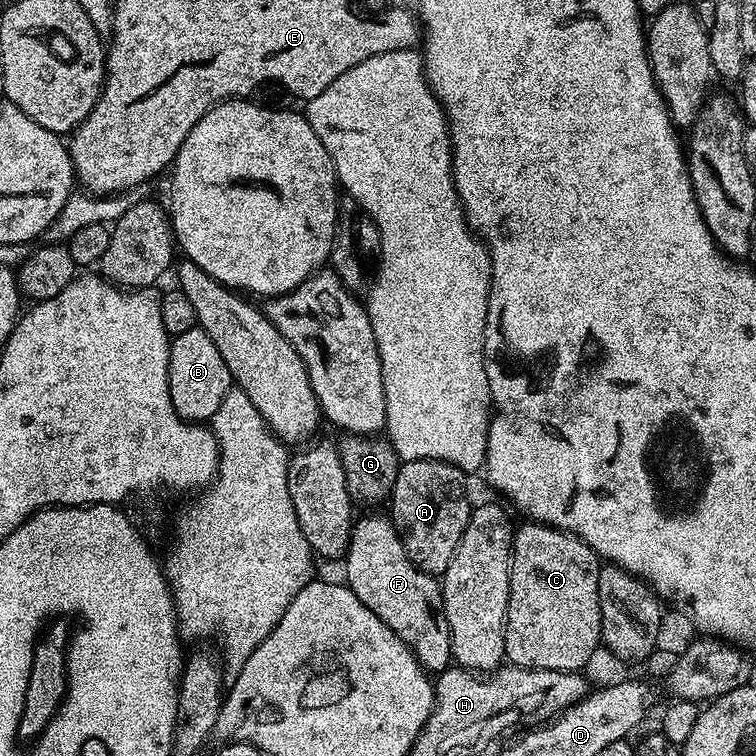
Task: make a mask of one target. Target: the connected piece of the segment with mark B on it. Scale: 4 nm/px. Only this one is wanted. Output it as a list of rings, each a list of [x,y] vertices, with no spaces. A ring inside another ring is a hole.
[[[199,326],[186,330],[186,334],[171,337],[168,349],[168,385],[170,402],[182,419],[189,422],[208,422],[212,415],[222,406],[222,398],[234,386],[234,381],[222,354],[214,346],[210,334]]]

